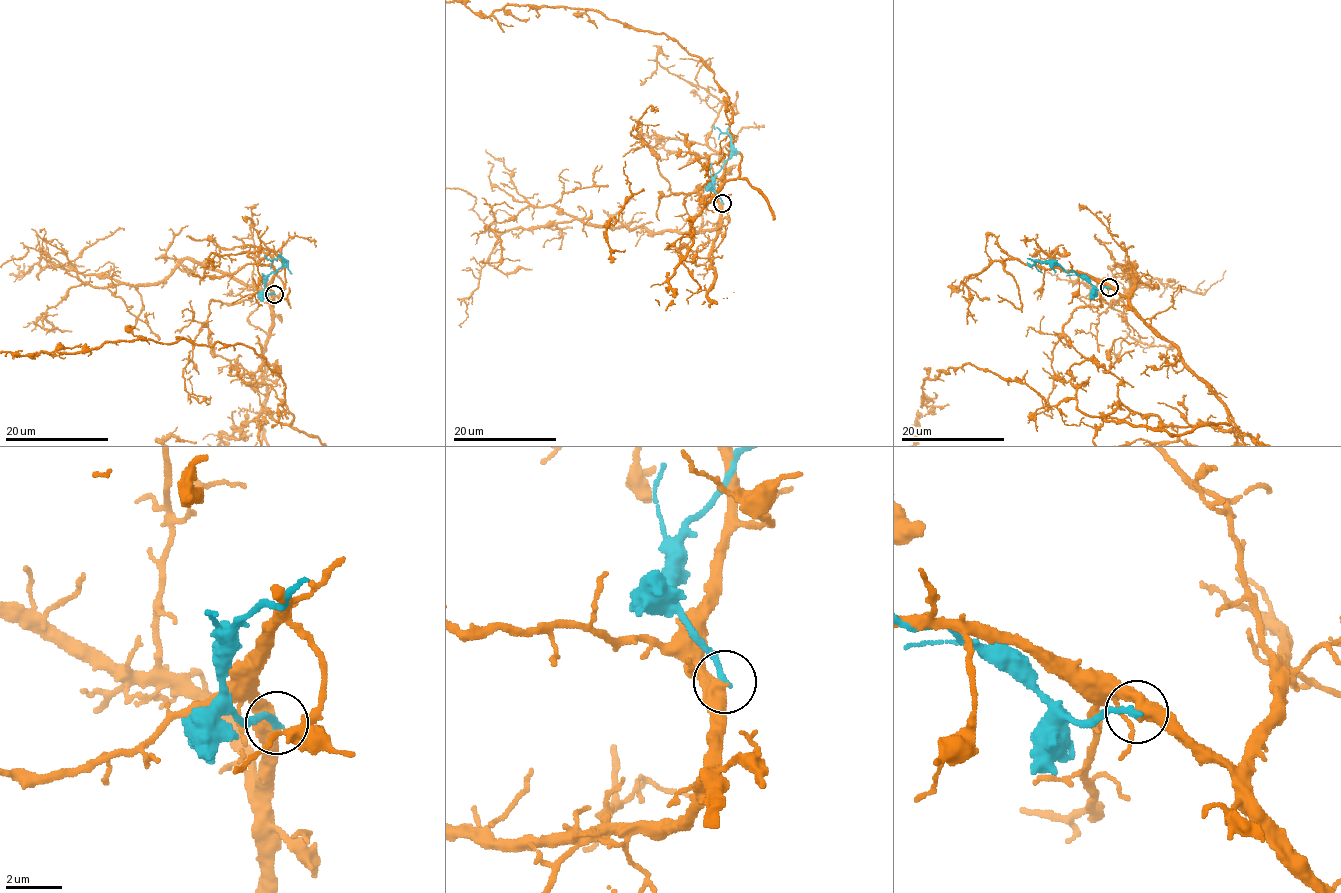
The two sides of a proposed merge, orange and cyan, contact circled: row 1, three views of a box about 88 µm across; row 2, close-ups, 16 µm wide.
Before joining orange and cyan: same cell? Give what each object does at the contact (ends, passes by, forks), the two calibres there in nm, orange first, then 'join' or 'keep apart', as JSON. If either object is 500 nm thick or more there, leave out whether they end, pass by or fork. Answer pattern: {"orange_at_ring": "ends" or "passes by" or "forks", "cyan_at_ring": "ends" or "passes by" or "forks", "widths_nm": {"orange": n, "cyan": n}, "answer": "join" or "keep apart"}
{"orange_at_ring": "passes by", "cyan_at_ring": "ends", "widths_nm": {"orange": 460, "cyan": 240}, "answer": "keep apart"}

